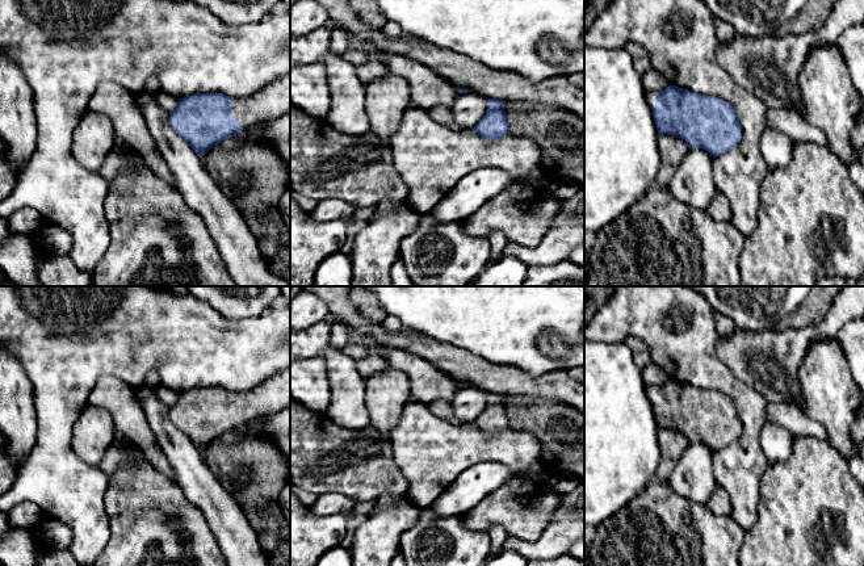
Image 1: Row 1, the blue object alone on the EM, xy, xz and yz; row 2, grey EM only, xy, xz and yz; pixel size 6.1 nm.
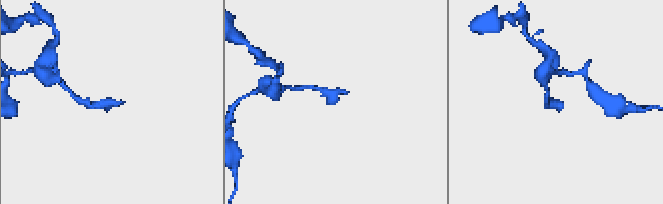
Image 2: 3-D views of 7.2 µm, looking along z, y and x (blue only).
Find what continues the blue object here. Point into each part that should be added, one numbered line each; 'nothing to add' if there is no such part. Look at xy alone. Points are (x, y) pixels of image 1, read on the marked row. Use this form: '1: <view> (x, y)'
1: xy (272, 101)

